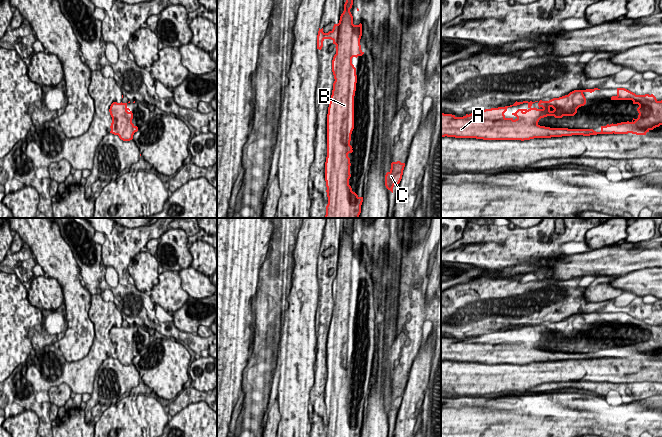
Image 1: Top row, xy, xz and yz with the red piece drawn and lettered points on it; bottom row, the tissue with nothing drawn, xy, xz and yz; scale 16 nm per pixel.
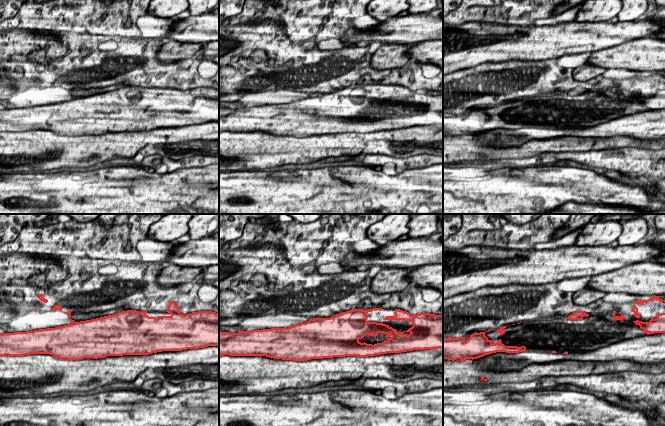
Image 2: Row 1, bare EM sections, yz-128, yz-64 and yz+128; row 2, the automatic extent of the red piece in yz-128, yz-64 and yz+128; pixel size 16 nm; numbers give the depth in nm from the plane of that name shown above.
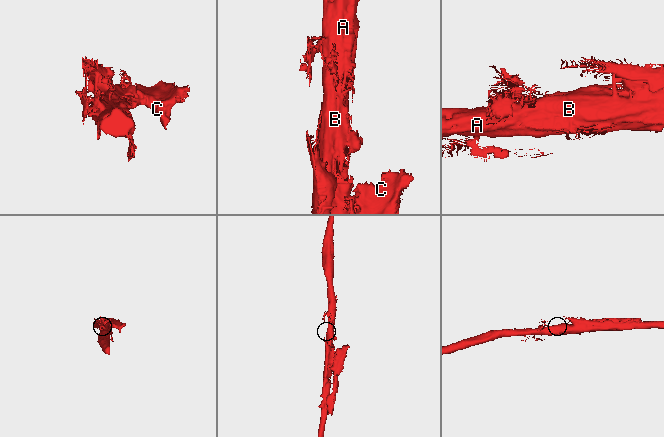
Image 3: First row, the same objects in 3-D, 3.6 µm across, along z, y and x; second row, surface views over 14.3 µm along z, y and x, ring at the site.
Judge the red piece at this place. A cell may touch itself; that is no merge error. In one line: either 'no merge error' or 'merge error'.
no merge error

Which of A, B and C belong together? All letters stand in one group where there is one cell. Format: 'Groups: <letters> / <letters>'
Groups: A B C

